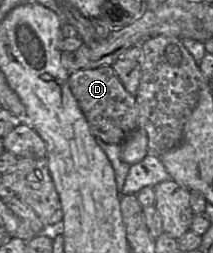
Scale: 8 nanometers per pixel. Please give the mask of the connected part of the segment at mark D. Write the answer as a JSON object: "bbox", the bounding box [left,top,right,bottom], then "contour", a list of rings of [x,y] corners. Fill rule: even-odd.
{"bbox":[68,66,137,145],"contour":[[[112,66],[73,72],[68,84],[95,137],[107,144],[121,145],[137,129],[135,97],[124,88]]]}

